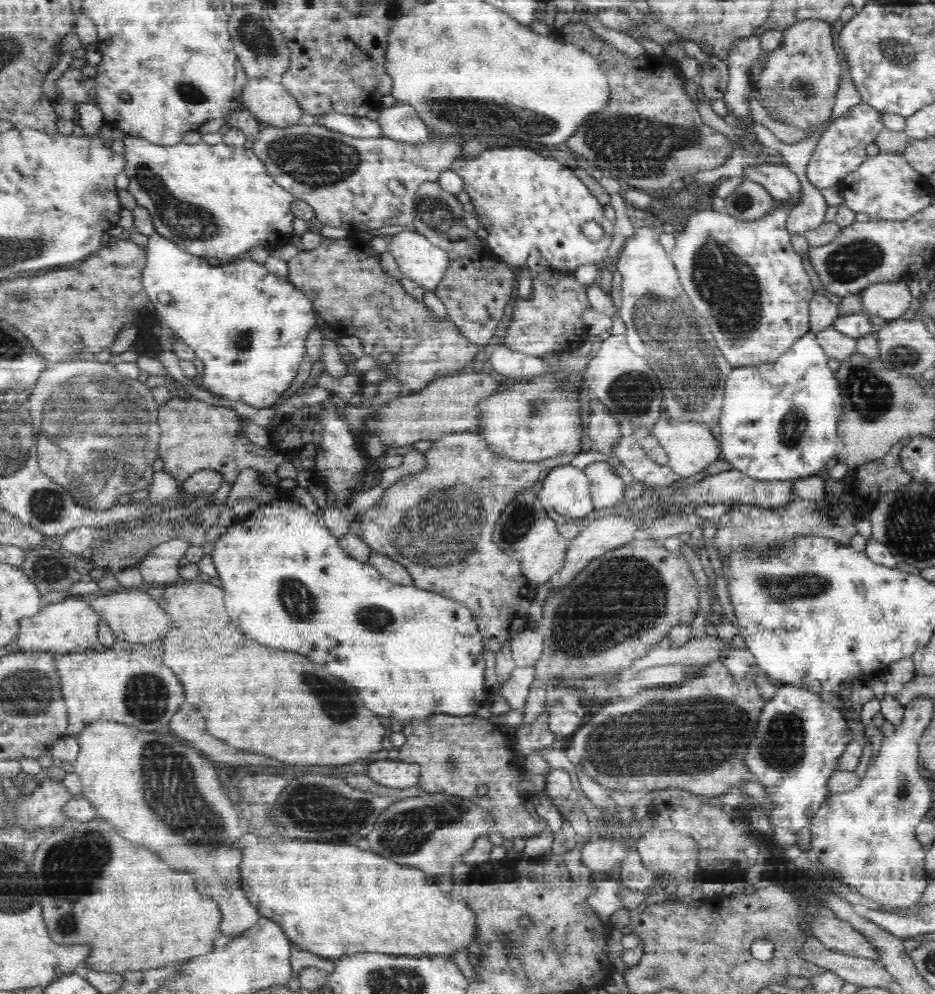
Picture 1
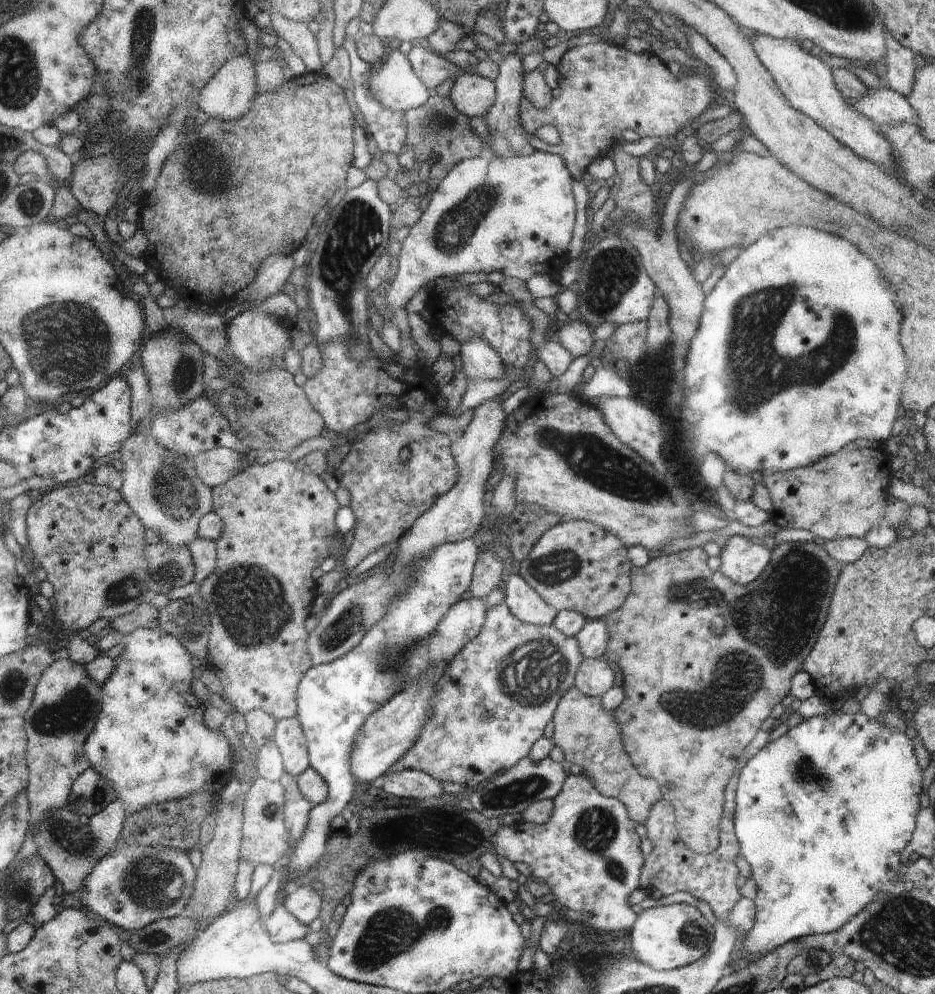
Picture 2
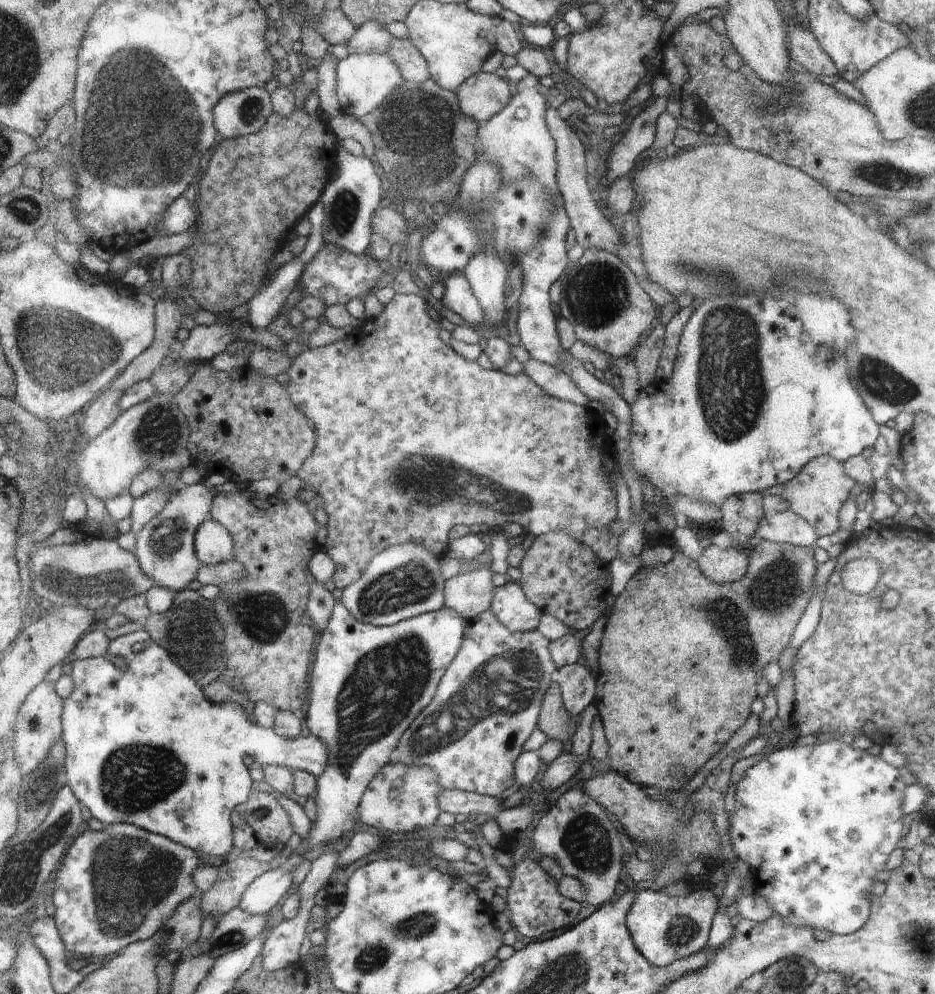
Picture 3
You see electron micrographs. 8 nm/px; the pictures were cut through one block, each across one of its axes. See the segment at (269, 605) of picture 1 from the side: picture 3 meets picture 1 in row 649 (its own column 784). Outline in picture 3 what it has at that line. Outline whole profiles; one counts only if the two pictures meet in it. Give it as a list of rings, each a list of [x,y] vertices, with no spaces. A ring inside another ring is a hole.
[[[806,276],[800,280],[792,280],[790,288],[772,288],[766,294],[728,294],[728,296],[714,296],[710,300],[704,300],[691,314],[688,322],[684,325],[678,354],[673,366],[671,380],[657,383],[651,390],[647,387],[641,388],[638,398],[628,404],[630,406],[630,436],[628,436],[628,452],[632,458],[634,472],[647,480],[665,495],[676,494],[688,496],[692,500],[710,501],[720,506],[720,502],[730,499],[734,494],[744,492],[760,492],[768,490],[773,486],[783,486],[802,472],[803,467],[808,465],[812,458],[831,456],[838,462],[848,462],[848,458],[854,458],[859,454],[868,454],[880,442],[880,423],[872,418],[871,410],[860,398],[856,386],[852,386],[851,379],[846,374],[846,358],[842,356],[844,350],[854,340],[856,330],[850,324],[850,314],[840,300],[826,296],[818,284],[808,280]]]

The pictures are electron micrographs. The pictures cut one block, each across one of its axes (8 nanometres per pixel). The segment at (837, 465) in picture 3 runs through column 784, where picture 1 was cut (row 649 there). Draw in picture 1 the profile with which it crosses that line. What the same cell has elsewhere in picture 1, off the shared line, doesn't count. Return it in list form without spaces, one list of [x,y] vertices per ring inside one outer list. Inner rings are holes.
[[[470,431],[445,434],[436,441],[433,441],[431,448],[423,453],[425,456],[423,471],[405,476],[404,480],[400,480],[400,482],[389,486],[384,491],[384,494],[382,494],[382,498],[378,498],[378,502],[376,502],[373,507],[365,509],[364,512],[360,514],[363,540],[368,544],[368,547],[372,552],[380,555],[386,554],[386,556],[390,556],[390,559],[398,558],[398,562],[402,562],[402,566],[404,566],[404,568],[408,570],[410,576],[412,576],[414,586],[418,586],[421,590],[438,592],[441,596],[460,601],[464,604],[472,612],[474,621],[478,624],[480,634],[483,636],[484,652],[488,650],[489,655],[492,653],[495,654],[498,652],[500,646],[504,646],[504,642],[505,644],[511,644],[511,639],[514,638],[514,636],[518,636],[520,632],[527,630],[528,624],[530,623],[528,612],[534,594],[534,587],[522,575],[522,566],[520,566],[519,561],[513,556],[506,555],[499,550],[498,546],[495,546],[495,543],[493,542],[495,522],[498,522],[498,519],[501,517],[502,509],[510,504],[510,502],[517,497],[518,493],[522,493],[524,490],[533,486],[534,482],[540,478],[542,469],[546,470],[546,472],[550,472],[557,466],[570,464],[573,458],[570,457],[570,454],[561,454],[561,456],[550,457],[544,461],[538,462],[512,461],[508,457],[498,456],[498,454],[490,449],[490,445],[482,440],[482,437],[479,436],[478,432],[474,433]]]

